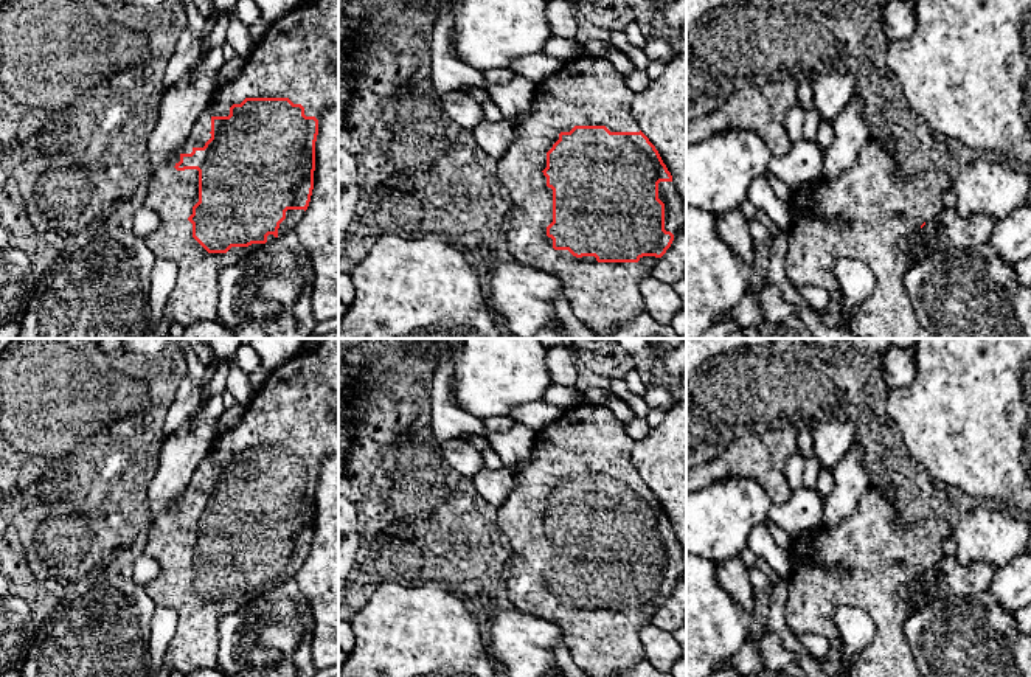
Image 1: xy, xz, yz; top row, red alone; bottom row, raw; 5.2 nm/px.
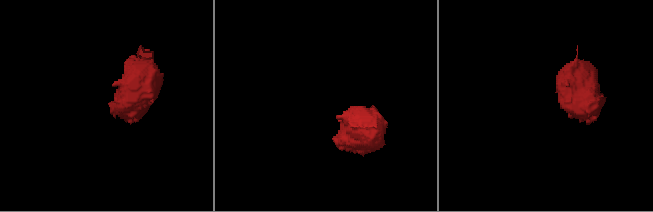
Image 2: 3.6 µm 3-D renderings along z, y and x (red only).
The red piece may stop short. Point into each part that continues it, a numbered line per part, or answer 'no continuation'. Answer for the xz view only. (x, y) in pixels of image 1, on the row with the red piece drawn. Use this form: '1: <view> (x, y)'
1: xz (589, 90)

